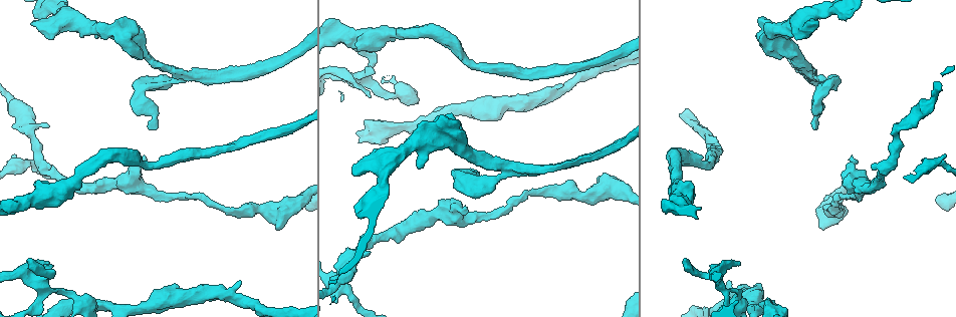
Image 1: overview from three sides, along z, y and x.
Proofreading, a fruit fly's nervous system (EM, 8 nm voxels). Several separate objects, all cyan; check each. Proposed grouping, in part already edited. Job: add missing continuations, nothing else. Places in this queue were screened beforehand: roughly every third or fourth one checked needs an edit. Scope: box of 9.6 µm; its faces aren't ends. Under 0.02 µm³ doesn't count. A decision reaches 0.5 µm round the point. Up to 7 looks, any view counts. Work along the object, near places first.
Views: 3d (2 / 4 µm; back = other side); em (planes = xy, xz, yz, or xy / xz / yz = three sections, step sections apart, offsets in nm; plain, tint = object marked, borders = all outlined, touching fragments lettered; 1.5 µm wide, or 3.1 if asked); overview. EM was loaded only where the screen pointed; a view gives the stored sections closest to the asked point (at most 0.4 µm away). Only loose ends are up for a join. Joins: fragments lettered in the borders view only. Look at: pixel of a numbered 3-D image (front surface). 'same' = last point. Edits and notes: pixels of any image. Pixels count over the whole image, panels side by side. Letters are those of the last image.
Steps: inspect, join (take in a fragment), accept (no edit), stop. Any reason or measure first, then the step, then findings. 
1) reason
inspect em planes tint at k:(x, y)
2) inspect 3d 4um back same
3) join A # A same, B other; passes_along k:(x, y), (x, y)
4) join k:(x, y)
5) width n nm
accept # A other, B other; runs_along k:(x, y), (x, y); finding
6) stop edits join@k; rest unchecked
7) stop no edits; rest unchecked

an open end
inspect em xy step 4 borders at 1:(145, 157)

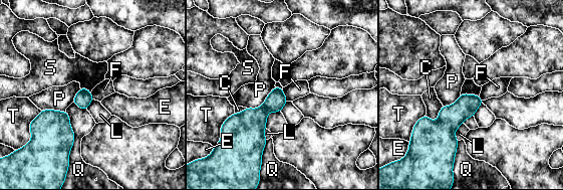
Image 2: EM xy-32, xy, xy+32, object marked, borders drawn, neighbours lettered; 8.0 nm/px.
accept # C other, E other, F other, L other, P other, Q other, S other, T other; none of them fits

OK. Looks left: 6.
inspect 3d 2um back at 1:(729, 280)

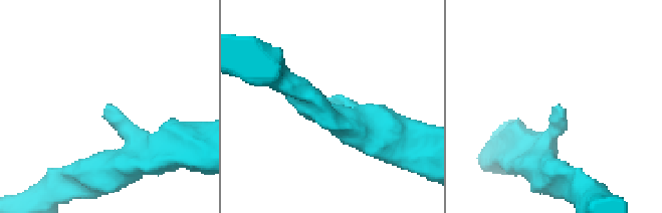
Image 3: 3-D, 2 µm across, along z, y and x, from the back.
shape alone is not enough
inspect em xy step 8 borders at 3:(107, 103)

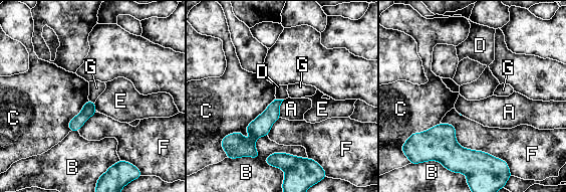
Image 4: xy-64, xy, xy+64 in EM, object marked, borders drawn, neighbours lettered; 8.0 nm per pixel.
accept # A other, B other, C other, D other, E other, F other, G other; runs_along 4:(278, 102), (249, 141), (237, 136); no lettered fragment goes on from it

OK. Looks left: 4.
thin end
inspect em xz step 4 tint at 1:(28, 259)

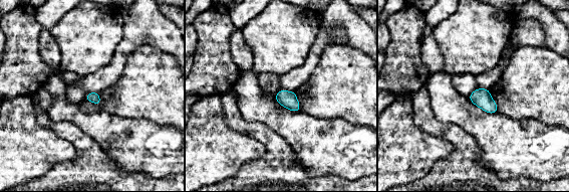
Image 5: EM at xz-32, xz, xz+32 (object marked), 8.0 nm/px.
inspect em yz step 8 borders same

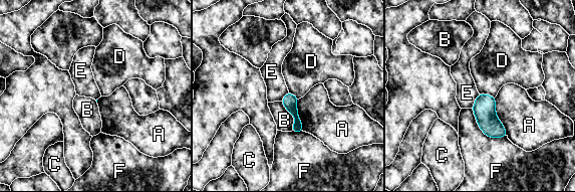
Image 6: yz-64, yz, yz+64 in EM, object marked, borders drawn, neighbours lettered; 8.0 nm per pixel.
accept # A other, B other, C other, D other, E other, F other; border 6:(479, 93), (471, 108); no lettered fragment goes on from it

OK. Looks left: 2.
stop no edits; rest unchecked

